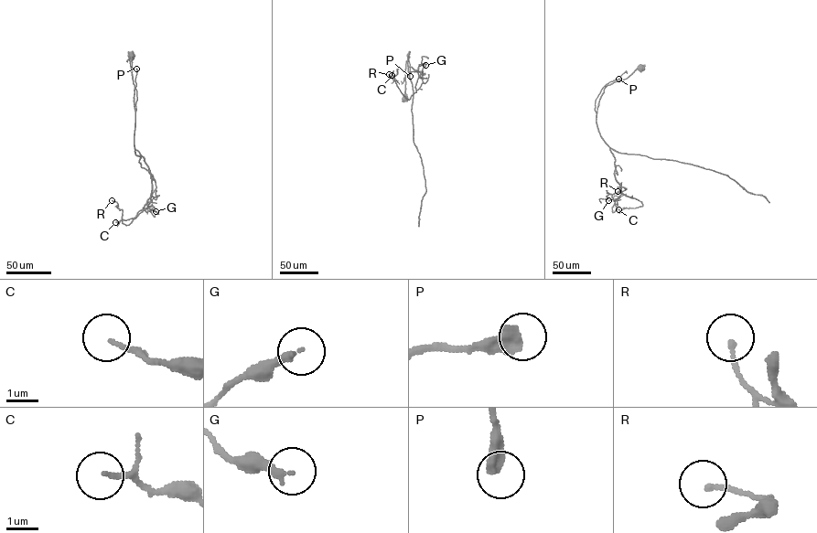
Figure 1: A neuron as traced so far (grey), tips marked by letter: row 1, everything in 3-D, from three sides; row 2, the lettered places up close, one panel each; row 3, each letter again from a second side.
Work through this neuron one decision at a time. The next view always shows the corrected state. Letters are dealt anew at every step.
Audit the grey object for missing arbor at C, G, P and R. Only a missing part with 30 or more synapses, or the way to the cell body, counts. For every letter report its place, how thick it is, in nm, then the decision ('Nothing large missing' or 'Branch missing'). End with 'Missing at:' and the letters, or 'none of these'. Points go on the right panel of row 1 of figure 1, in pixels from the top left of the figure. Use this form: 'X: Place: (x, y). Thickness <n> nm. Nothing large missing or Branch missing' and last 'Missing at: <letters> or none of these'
C: Place: (618, 209). Thickness 90 nm. Nothing large missing
G: Place: (608, 200). Thickness 240 nm. Nothing large missing
P: Place: (618, 79). Thickness 460 nm. Branch missing
R: Place: (618, 191). Thickness 160 nm. Nothing large missing
Missing at: P

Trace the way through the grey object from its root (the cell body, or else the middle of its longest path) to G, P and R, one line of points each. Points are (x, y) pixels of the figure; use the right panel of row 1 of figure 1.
G: (640, 69), (607, 85), (597, 108), (597, 127), (615, 158), (614, 175), (621, 194), (608, 200)
P: (640, 69), (606, 87), (596, 114), (596, 100), (601, 89), (618, 79)
R: (640, 69), (607, 85), (597, 108), (620, 187), (612, 212), (618, 191)

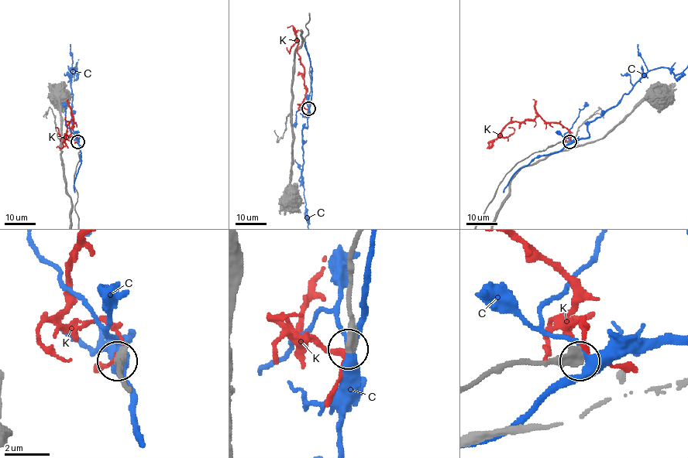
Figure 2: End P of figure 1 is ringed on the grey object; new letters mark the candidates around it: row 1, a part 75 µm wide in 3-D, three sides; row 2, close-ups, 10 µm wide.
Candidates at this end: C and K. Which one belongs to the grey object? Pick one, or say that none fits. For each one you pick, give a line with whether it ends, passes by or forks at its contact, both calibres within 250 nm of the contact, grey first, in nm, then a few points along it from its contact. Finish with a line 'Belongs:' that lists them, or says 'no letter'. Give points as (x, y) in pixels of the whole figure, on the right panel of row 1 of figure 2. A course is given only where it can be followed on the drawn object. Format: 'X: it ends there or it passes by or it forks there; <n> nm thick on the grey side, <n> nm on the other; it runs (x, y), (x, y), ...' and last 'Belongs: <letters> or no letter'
Belongs: no letter

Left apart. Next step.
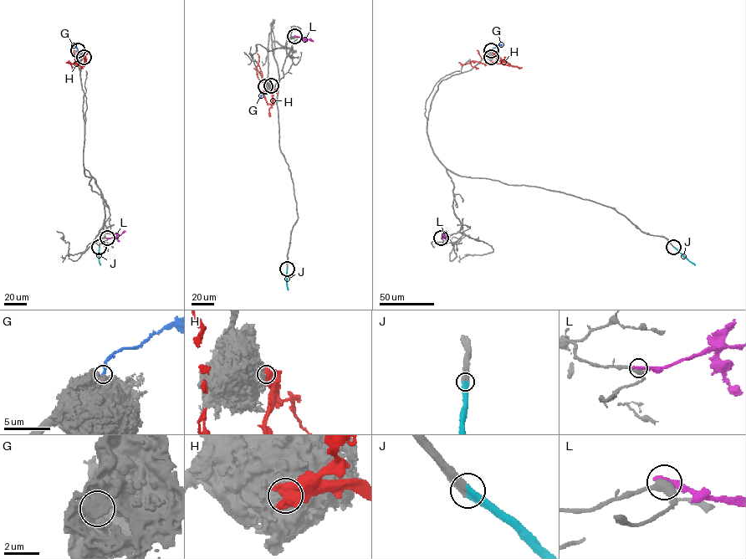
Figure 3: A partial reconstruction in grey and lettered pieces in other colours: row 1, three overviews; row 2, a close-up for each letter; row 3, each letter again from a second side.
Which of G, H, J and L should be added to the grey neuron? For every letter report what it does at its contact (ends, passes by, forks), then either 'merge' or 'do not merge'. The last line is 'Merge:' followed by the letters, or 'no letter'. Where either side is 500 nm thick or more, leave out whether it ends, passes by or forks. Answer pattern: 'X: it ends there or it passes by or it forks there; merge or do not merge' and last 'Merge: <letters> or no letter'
G: do not merge
H: do not merge
J: merge
L: it ends there; do not merge
Merge: J

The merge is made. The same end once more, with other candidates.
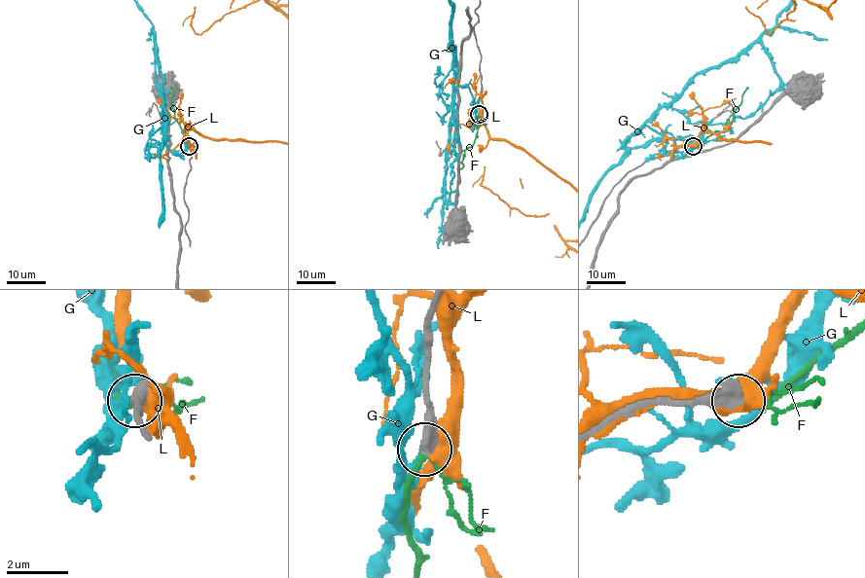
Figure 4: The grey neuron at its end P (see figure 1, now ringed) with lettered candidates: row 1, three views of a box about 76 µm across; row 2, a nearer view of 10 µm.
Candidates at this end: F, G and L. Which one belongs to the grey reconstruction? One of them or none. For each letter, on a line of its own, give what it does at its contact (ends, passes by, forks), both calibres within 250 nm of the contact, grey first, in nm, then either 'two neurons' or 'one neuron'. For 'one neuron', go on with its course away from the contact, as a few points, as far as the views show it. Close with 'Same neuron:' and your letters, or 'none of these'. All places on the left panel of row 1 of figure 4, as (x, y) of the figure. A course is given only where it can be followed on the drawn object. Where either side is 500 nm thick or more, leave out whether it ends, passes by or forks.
F: 500/170 nm | one neuron
G: 500/240 nm | two neurons
L: 550/460 nm | two neurons
Same neuron: F

